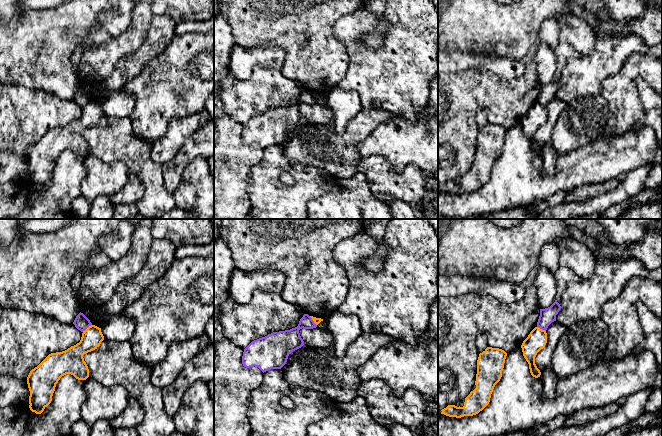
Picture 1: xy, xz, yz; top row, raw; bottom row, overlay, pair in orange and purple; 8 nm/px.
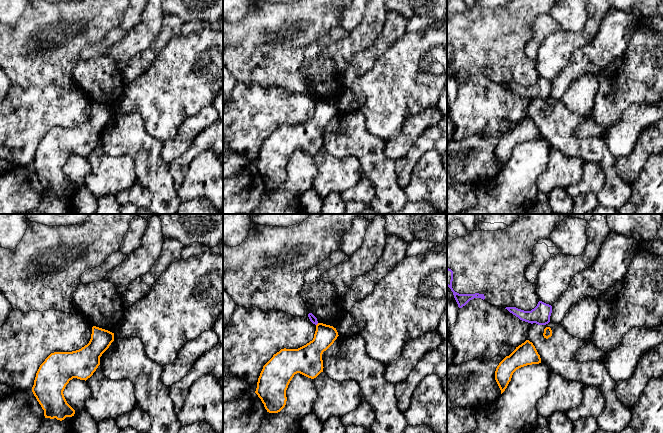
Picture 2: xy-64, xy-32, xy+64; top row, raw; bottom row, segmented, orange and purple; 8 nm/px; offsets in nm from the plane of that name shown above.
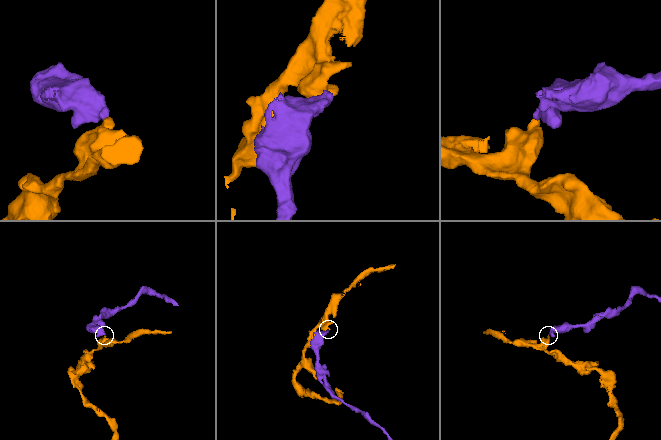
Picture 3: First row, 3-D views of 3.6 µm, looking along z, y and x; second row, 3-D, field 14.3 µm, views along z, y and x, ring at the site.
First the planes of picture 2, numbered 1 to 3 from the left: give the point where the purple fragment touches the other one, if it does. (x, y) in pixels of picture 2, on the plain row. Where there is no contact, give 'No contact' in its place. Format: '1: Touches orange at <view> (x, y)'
1: No contact
2: Touches orange at xy-32 (317, 100)
3: No contact

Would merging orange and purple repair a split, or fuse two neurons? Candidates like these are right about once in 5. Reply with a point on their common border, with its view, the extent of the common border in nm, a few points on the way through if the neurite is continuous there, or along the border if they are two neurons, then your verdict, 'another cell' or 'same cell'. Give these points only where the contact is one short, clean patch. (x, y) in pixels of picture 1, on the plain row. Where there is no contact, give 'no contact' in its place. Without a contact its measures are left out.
meets orange in xy at (87, 104); contact 100 nm long; border along xy (91, 100), (82, 107); another cell

